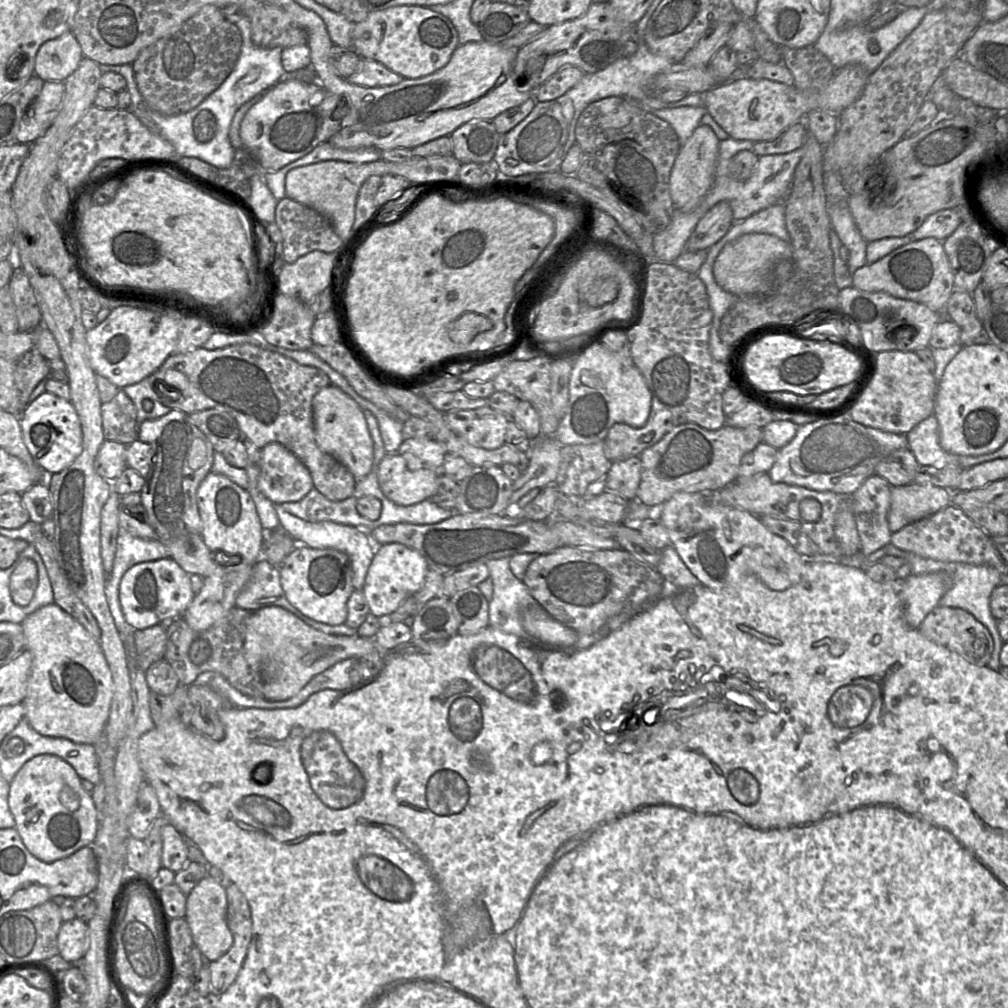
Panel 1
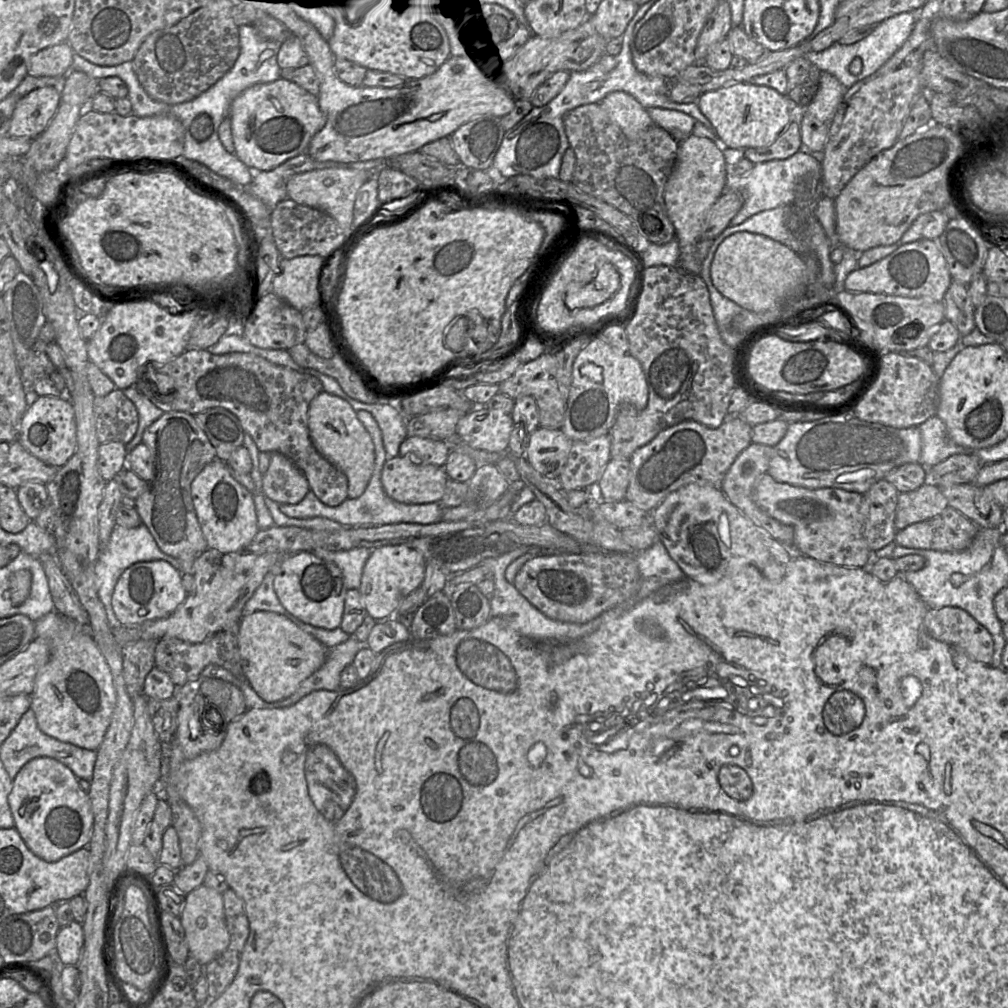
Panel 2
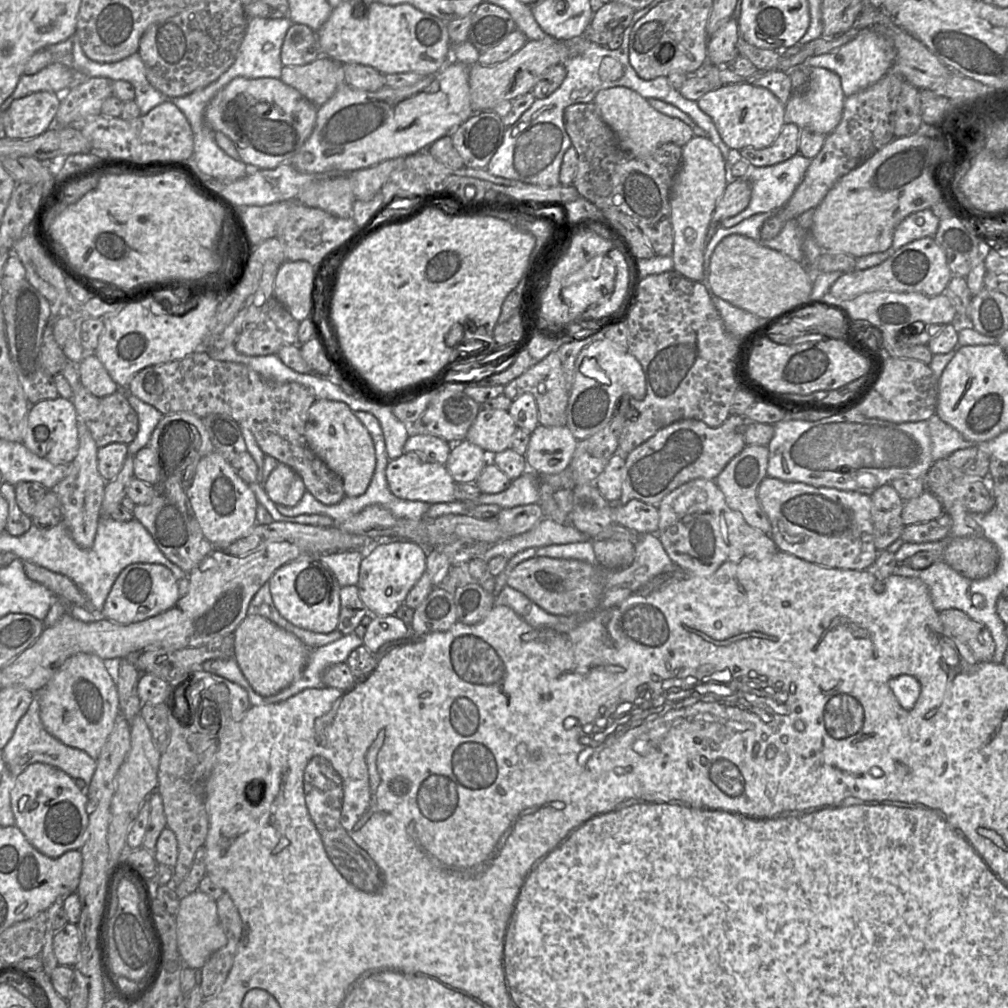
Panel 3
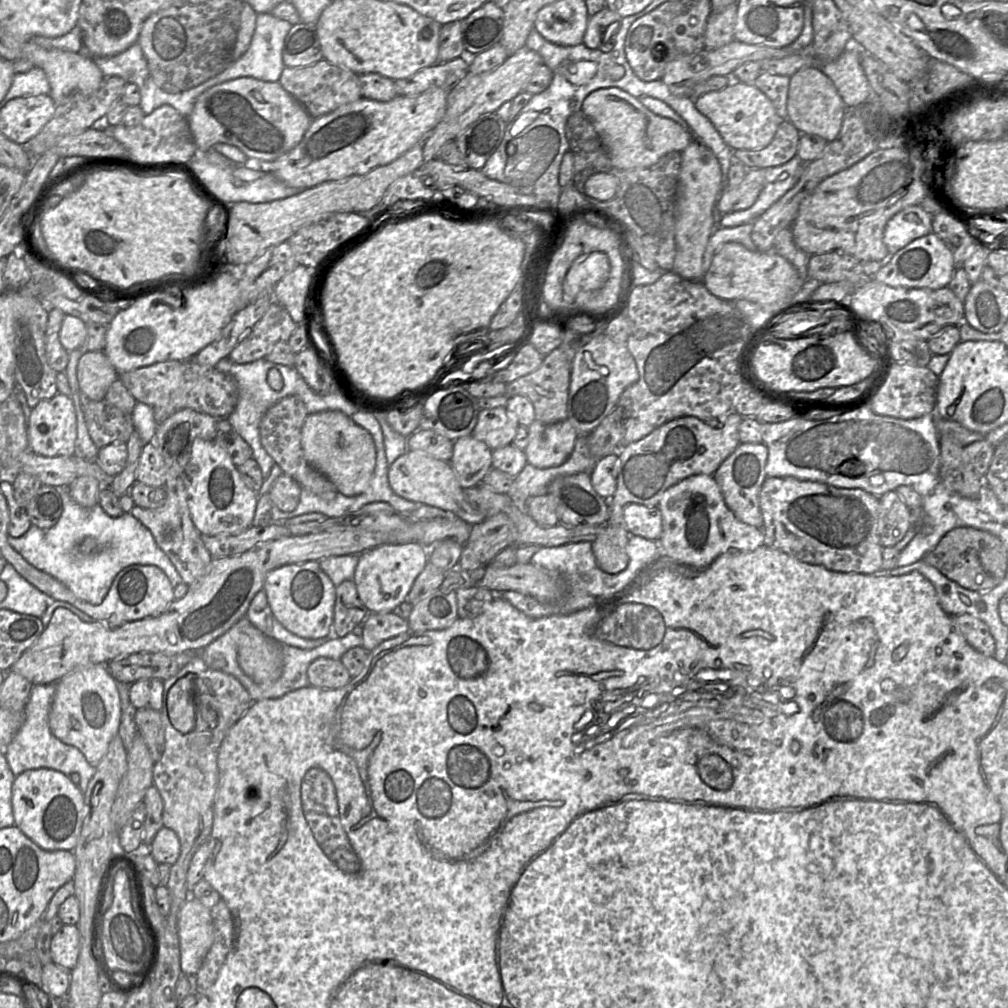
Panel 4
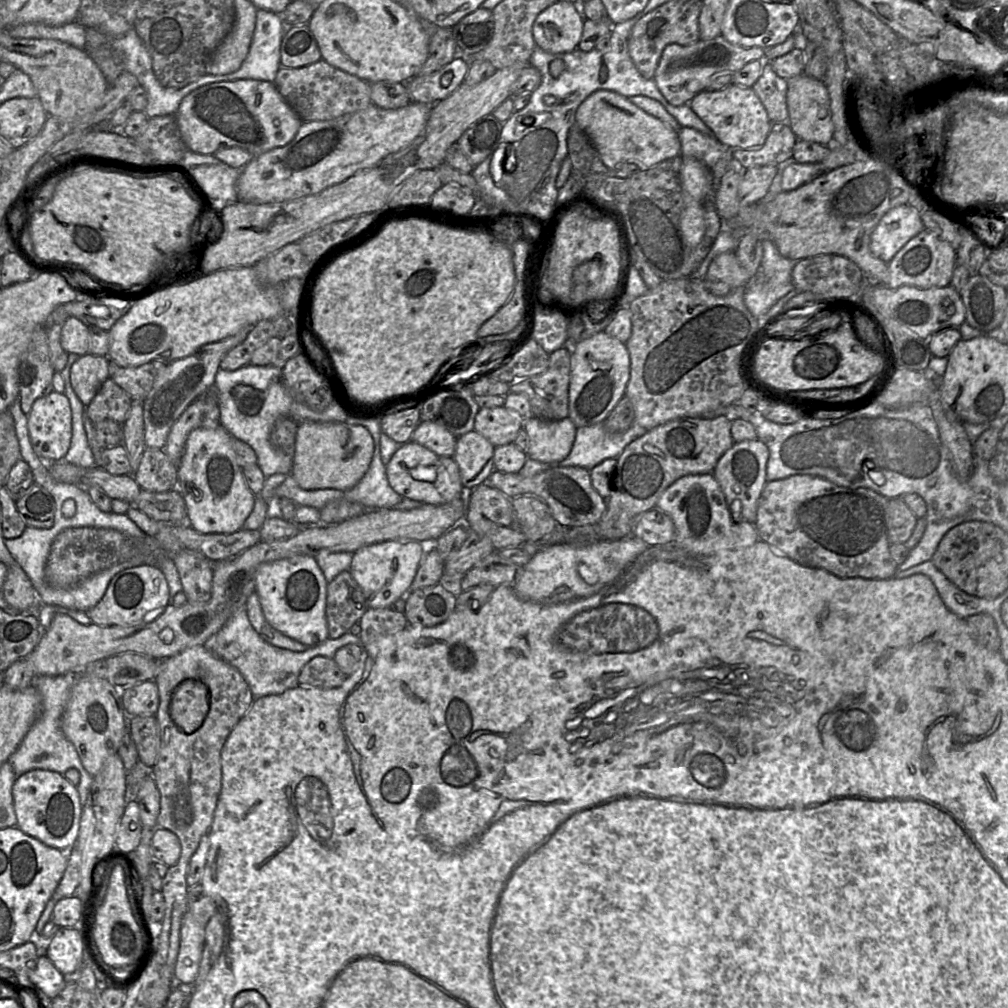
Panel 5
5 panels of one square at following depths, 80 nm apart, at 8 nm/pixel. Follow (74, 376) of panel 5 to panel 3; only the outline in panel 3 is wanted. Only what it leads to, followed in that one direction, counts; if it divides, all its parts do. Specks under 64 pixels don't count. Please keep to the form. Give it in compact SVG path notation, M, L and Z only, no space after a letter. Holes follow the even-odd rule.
M86 353L78 365L82 385L96 397L106 397L119 390L95 353Z

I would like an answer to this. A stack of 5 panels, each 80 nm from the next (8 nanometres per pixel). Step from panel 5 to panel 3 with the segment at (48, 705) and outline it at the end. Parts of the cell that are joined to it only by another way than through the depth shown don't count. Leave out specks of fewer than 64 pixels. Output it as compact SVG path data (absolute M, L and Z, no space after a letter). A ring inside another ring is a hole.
M34 693L26 713L21 717L12 737L2 749L2 757L13 777L17 777L29 765L39 762L64 771L72 779L81 778L86 785L91 783L97 763L83 750L63 744L44 728L40 718L38 693Z

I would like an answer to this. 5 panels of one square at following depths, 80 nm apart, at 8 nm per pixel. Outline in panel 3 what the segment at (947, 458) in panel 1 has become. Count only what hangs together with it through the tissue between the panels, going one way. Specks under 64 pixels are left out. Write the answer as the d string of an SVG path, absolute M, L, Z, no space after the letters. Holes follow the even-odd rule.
M932 415L928 420L928 429L931 438L931 454L933 462L948 458L953 452L976 446L977 442L965 439L954 427Z

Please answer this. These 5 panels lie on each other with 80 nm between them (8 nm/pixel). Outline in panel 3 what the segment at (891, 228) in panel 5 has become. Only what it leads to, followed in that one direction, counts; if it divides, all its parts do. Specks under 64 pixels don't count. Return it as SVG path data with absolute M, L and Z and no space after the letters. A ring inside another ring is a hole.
M924 209L907 216L895 229L891 247L894 252L902 246L924 237L933 237L940 219L931 209Z

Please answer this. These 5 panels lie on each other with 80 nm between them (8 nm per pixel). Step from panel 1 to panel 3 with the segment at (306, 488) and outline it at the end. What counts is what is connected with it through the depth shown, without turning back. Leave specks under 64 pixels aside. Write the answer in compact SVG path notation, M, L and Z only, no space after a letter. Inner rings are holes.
M278 463L269 475L264 490L276 505L294 507L307 489L299 474L291 467Z

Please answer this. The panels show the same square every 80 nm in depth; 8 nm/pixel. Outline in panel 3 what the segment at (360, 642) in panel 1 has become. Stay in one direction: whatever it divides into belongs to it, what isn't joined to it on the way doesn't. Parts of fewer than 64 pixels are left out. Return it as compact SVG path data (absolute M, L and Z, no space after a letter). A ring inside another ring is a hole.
M247 615L233 632L235 659L252 688L261 696L272 696L291 685L306 665L310 648L301 639L260 615Z

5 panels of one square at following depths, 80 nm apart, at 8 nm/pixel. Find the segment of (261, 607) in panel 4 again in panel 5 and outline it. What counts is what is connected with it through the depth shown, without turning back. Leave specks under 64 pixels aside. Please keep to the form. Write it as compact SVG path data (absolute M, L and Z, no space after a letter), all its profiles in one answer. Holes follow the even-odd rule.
M255 591L248 597L245 606L252 627L269 644L294 652L303 652L310 648L282 634L268 623L263 614L259 596Z

